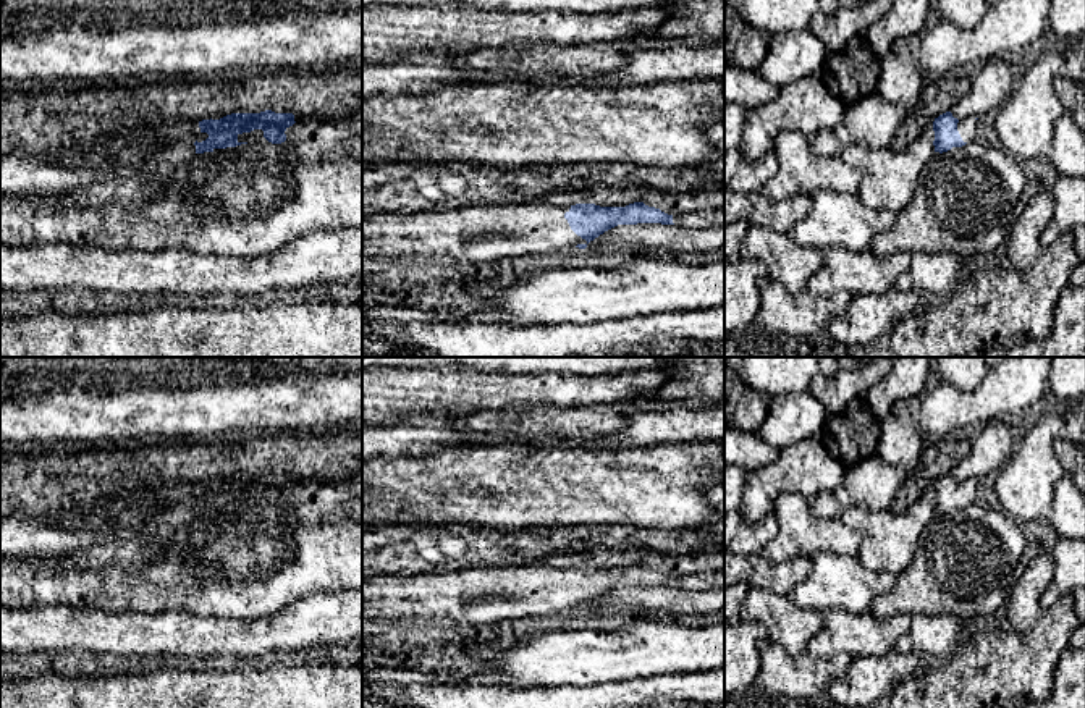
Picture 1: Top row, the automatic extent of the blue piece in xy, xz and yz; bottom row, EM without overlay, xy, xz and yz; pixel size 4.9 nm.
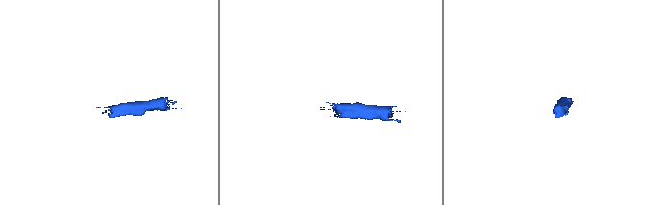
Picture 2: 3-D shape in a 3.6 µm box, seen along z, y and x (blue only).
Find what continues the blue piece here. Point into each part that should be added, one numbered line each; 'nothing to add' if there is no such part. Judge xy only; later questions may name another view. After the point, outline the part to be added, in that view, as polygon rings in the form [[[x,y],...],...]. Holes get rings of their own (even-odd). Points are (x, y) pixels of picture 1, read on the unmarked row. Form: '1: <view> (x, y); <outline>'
1: xy (21, 534); [[[199,483],[175,485],[168,490],[142,490],[120,499],[110,499],[102,508],[84,508],[74,512],[31,516],[15,512],[0,517],[0,556],[37,556],[52,553],[84,551],[103,538],[107,529],[71,530],[68,519],[108,519],[121,511],[134,511],[142,517],[141,532],[152,535],[160,530],[171,532],[196,517],[194,504],[209,499]]]

